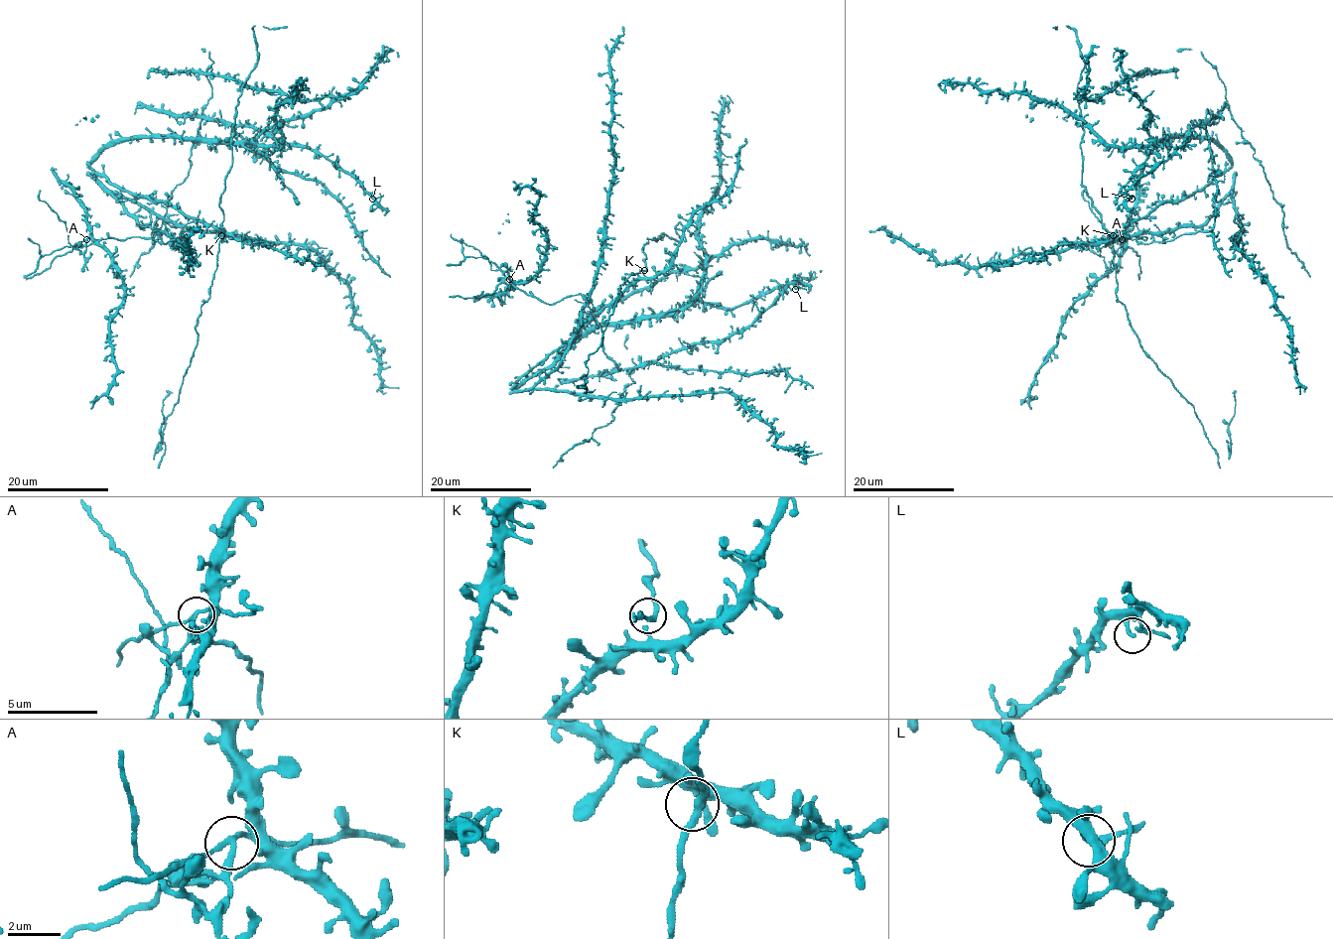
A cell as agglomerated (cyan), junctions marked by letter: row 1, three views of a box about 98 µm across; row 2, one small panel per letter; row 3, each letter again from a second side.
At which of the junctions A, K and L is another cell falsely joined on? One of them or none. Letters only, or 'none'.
A

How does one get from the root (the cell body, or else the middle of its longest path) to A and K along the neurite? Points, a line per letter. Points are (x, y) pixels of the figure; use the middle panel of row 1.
A: (520, 378), (510, 392), (531, 390), (558, 366), (579, 314), (590, 307), (579, 294), (543, 303), (509, 279)
K: (520, 378), (569, 342), (605, 307), (639, 281), (644, 276), (644, 270)

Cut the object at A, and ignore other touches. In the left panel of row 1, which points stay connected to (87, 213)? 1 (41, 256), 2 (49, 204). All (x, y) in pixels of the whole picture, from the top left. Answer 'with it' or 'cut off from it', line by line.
1: with it
2: cut off from it

